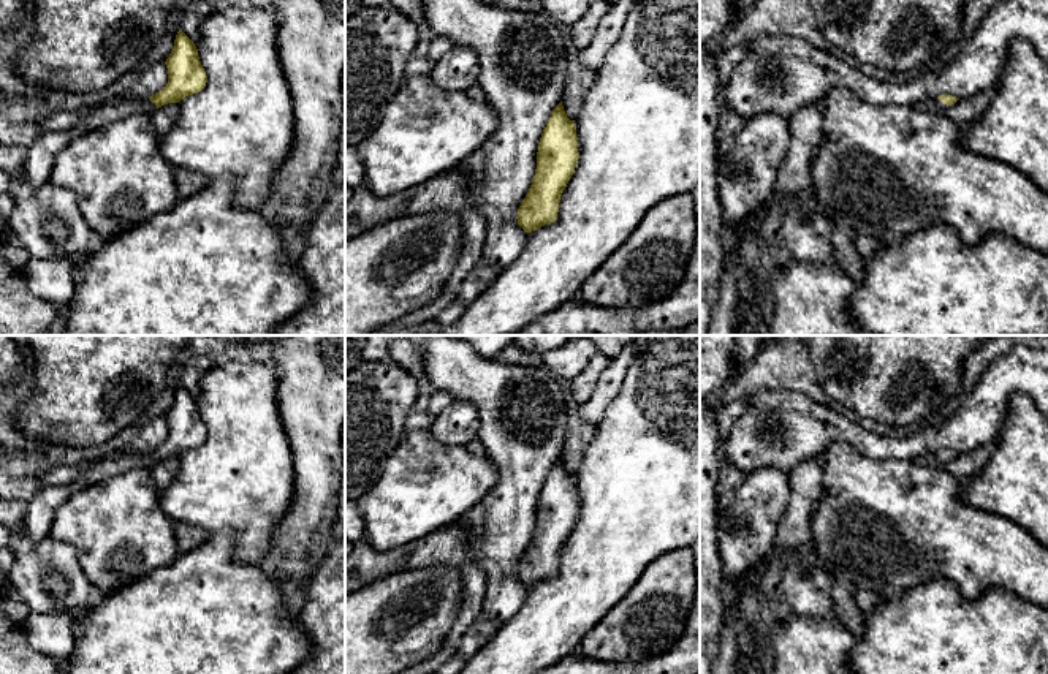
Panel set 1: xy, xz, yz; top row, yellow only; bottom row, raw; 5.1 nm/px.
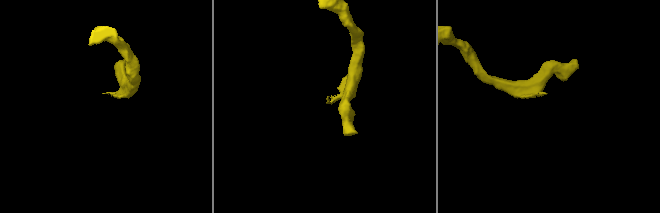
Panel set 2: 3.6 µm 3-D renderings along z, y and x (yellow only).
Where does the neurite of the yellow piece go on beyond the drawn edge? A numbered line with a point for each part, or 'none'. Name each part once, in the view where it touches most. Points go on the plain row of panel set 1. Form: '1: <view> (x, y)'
1: xy (38, 519)

